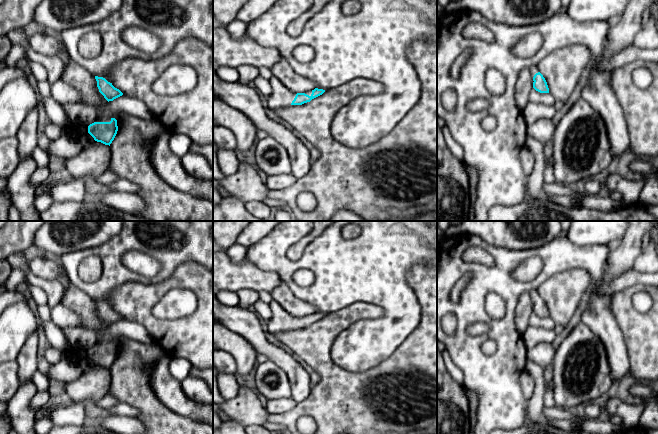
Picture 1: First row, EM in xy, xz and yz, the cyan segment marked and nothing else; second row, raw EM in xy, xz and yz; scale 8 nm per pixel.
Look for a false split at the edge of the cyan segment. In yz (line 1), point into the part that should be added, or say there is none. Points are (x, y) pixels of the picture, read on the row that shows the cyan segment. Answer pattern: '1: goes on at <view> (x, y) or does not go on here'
1: goes on at yz (534, 69)

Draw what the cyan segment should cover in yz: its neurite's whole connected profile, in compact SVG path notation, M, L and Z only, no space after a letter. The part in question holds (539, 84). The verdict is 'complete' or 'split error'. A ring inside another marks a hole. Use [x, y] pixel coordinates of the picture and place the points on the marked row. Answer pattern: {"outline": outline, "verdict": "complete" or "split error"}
{"outline": "M533 65L530 68L531 75L533 77L533 88L540 93L549 93L547 82L543 75L539 72L537 65Z", "verdict": "split error"}

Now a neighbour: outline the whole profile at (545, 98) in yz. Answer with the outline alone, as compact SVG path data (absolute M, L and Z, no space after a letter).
M533 88L529 94L529 102L553 105L555 98L551 93L540 93Z

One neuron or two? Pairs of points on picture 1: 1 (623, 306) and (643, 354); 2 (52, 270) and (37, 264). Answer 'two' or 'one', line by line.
1: one
2: one

